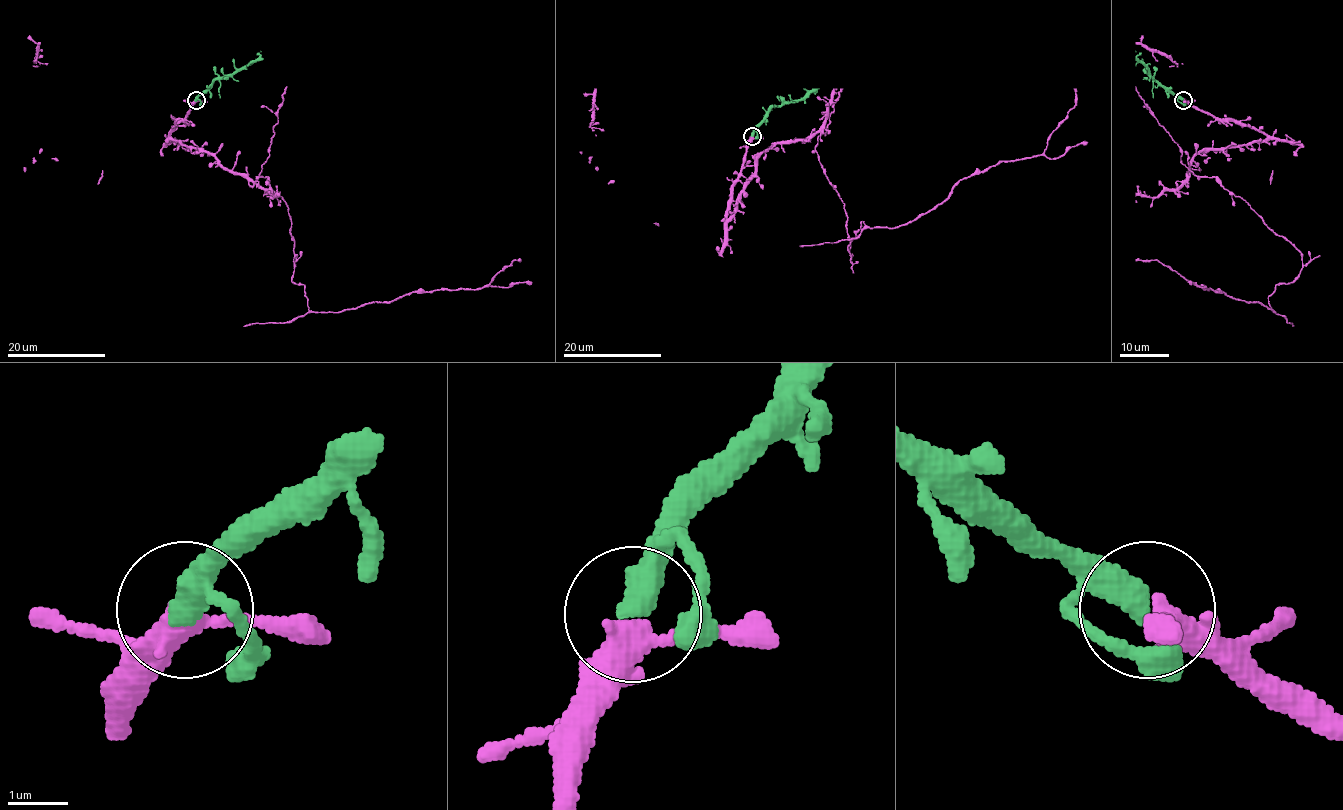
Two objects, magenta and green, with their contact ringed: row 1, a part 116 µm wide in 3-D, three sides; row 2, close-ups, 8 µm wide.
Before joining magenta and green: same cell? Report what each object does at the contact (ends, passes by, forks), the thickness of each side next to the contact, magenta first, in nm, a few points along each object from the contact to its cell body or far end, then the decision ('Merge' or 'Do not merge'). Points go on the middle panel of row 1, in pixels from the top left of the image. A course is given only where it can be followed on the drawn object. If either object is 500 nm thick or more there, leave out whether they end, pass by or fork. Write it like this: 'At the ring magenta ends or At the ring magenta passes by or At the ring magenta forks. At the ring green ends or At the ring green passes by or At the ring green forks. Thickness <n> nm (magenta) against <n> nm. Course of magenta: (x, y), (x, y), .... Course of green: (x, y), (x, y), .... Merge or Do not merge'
At the ring magenta passes by. At the ring green ends. Thickness 380 nm (magenta) against 480 nm. Course of magenta: (752, 136), (725, 220), (758, 157), (809, 140), (850, 255), (863, 221), (907, 225), (1041, 155), (1074, 89). Course of green: (752, 136), (755, 127), (773, 107), (800, 100), (817, 89). Merge

